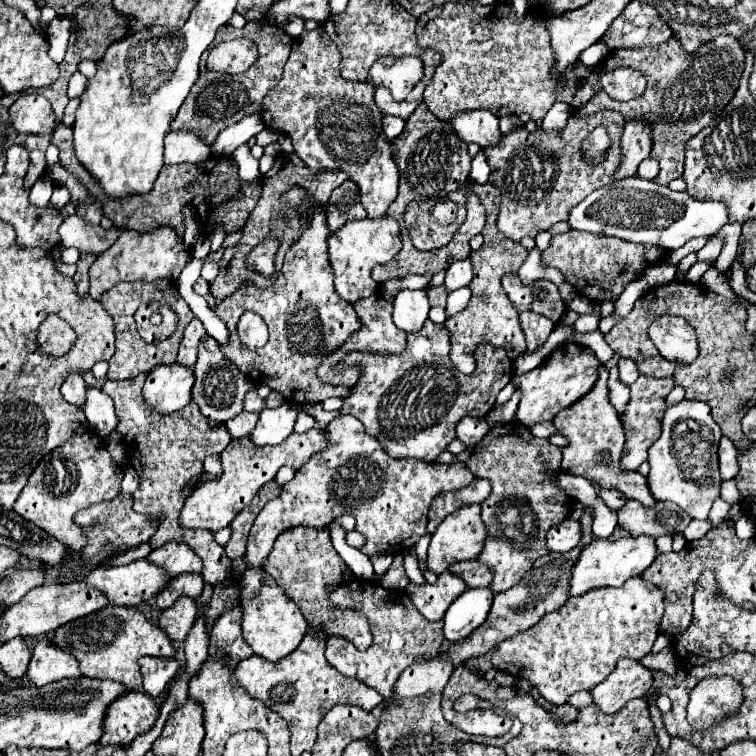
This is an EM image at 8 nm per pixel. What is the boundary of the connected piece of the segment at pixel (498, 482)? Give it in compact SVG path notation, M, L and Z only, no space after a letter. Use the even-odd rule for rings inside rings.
M515 422L493 426L475 446L467 468L473 474L487 474L493 486L489 498L481 504L487 540L483 552L477 556L493 574L489 584L493 594L515 586L533 562L549 552L545 546L547 530L567 518L567 506L571 506L573 500L543 474L545 468L559 470L559 462L561 448L547 442L547 438L535 438L527 426Z

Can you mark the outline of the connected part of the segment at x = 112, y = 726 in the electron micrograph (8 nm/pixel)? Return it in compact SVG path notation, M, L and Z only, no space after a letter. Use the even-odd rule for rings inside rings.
M129 690L121 694L107 706L107 714L103 718L103 736L99 740L101 746L127 746L135 734L147 730L147 726L155 722L157 712L159 708L145 692Z

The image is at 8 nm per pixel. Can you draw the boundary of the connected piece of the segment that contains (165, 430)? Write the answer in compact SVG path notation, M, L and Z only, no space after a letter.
M139 374L131 380L119 380L119 382L113 382L113 380L107 380L105 386L101 388L105 394L109 394L115 402L115 414L119 418L119 424L115 428L115 432L119 432L123 436L123 442L127 446L127 454L129 454L129 462L133 464L133 468L139 472L139 488L137 492L133 494L133 510L139 512L139 514L147 514L151 518L167 518L167 520L161 520L161 524L157 524L157 530L155 534L151 536L149 544L151 548L161 548L163 544L167 542L183 542L187 544L191 550L195 550L197 556L201 556L203 564L205 564L205 582L209 584L219 584L227 578L227 574L231 572L231 560L227 558L225 550L215 542L213 538L213 532L209 530L191 530L191 528L183 528L179 524L179 514L181 514L181 508L183 508L183 502L189 498L189 494L195 490L193 488L193 478L199 478L201 472L203 472L203 460L205 456L209 454L219 454L221 450L225 450L225 446L231 442L231 434L227 430L225 424L221 422L215 422L215 420L207 420L201 412L199 412L199 406L191 400L191 404L187 404L183 410L175 412L175 414L169 414L169 416L161 416L161 414L147 414L147 408L145 408L145 402L143 402L143 394L141 394L141 388L145 384L145 374Z

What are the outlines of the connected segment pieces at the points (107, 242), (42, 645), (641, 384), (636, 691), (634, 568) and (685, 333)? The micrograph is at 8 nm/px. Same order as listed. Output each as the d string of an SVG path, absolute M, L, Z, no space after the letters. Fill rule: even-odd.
M73 214L63 220L59 228L59 236L63 246L75 246L79 252L101 254L117 240L119 232L117 228L105 230L101 226L89 226L79 216Z
M47 636L37 642L27 670L27 678L35 686L45 686L61 678L79 678L79 676L81 676L81 670L75 656L69 656L67 652L63 652Z
M639 376L633 384L631 384L631 400L627 402L621 420L623 420L623 428L625 428L625 448L623 448L623 456L621 456L621 468L631 472L637 470L645 460L647 460L647 450L649 446L655 442L655 438L659 438L659 418L665 410L665 398L671 392L671 388L675 386L673 378L651 378L651 376Z
M627 658L619 660L619 666L591 690L595 706L605 714L615 714L633 698L643 698L653 686L653 672L641 662L631 662Z
M627 536L621 540L593 540L587 548L583 548L579 562L575 564L571 578L571 594L579 596L591 588L601 586L621 586L627 578L643 574L653 560L657 558L657 544L651 536Z
M661 316L649 326L649 336L667 360L679 360L687 364L697 358L695 330L683 318Z

